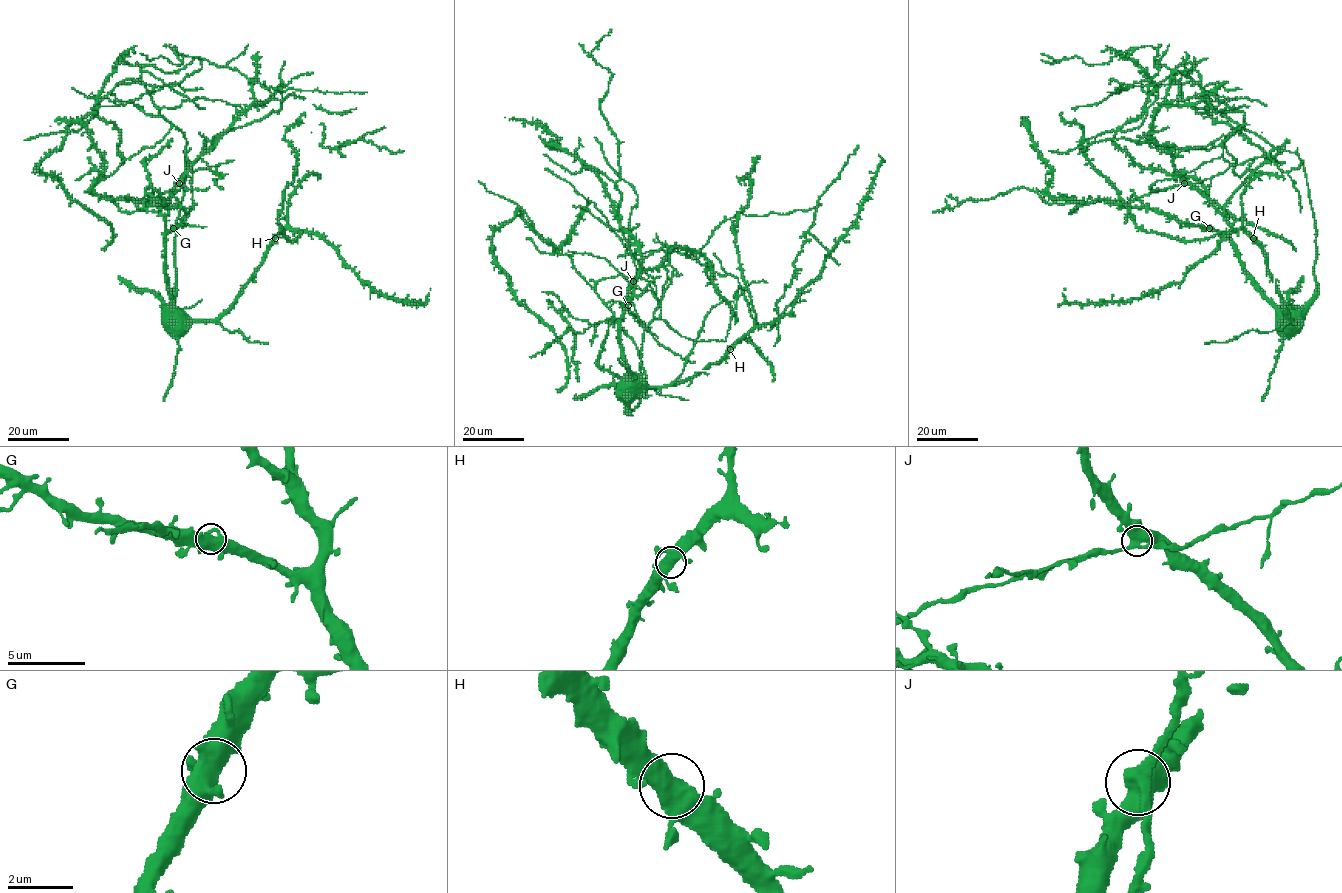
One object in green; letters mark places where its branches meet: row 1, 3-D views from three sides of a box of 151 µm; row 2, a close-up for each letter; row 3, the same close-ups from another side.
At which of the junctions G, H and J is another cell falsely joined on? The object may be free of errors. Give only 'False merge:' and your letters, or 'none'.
False merge: none

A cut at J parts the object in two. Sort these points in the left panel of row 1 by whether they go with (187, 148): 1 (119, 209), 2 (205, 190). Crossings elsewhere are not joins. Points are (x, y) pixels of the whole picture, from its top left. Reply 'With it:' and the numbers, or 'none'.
With it: none

